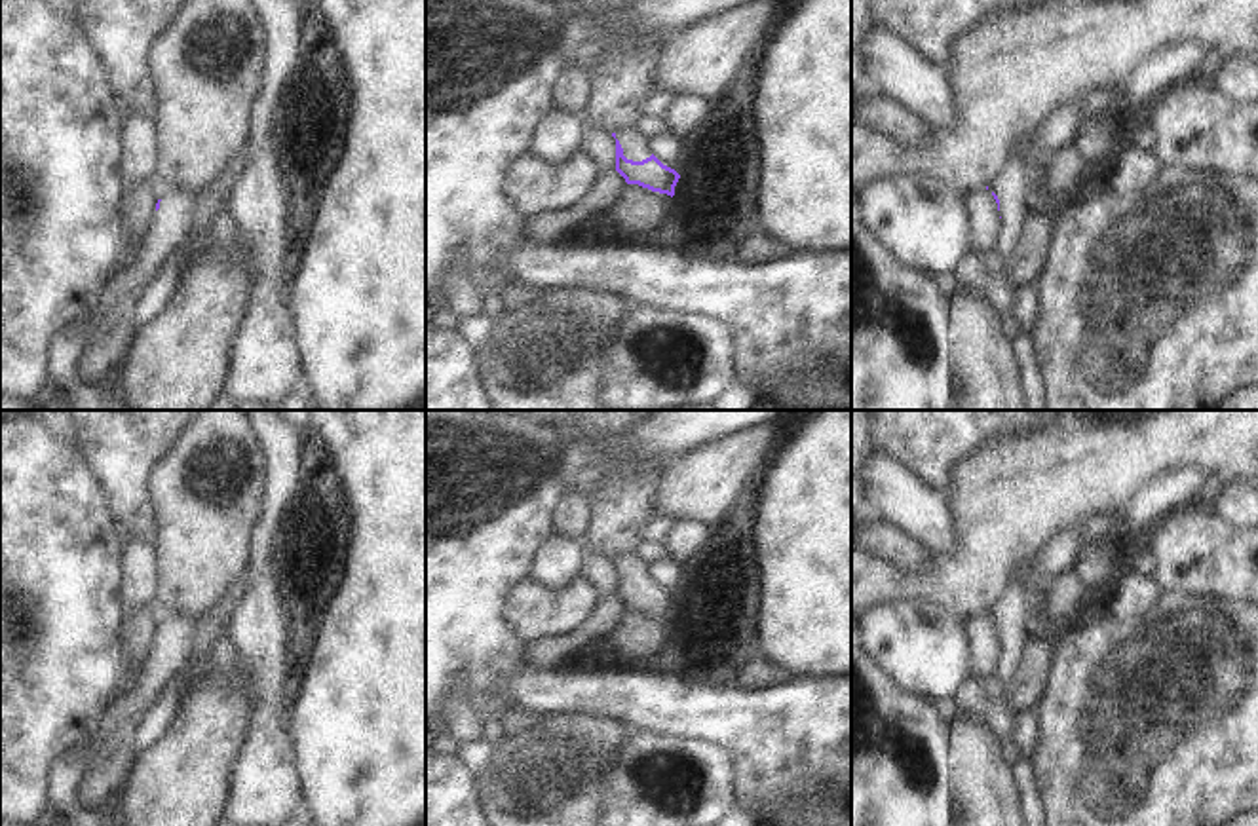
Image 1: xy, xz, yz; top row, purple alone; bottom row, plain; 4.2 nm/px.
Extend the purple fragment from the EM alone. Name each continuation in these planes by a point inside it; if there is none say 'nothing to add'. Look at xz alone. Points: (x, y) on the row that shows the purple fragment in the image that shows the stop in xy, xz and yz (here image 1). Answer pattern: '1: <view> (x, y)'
1: xz (637, 147)

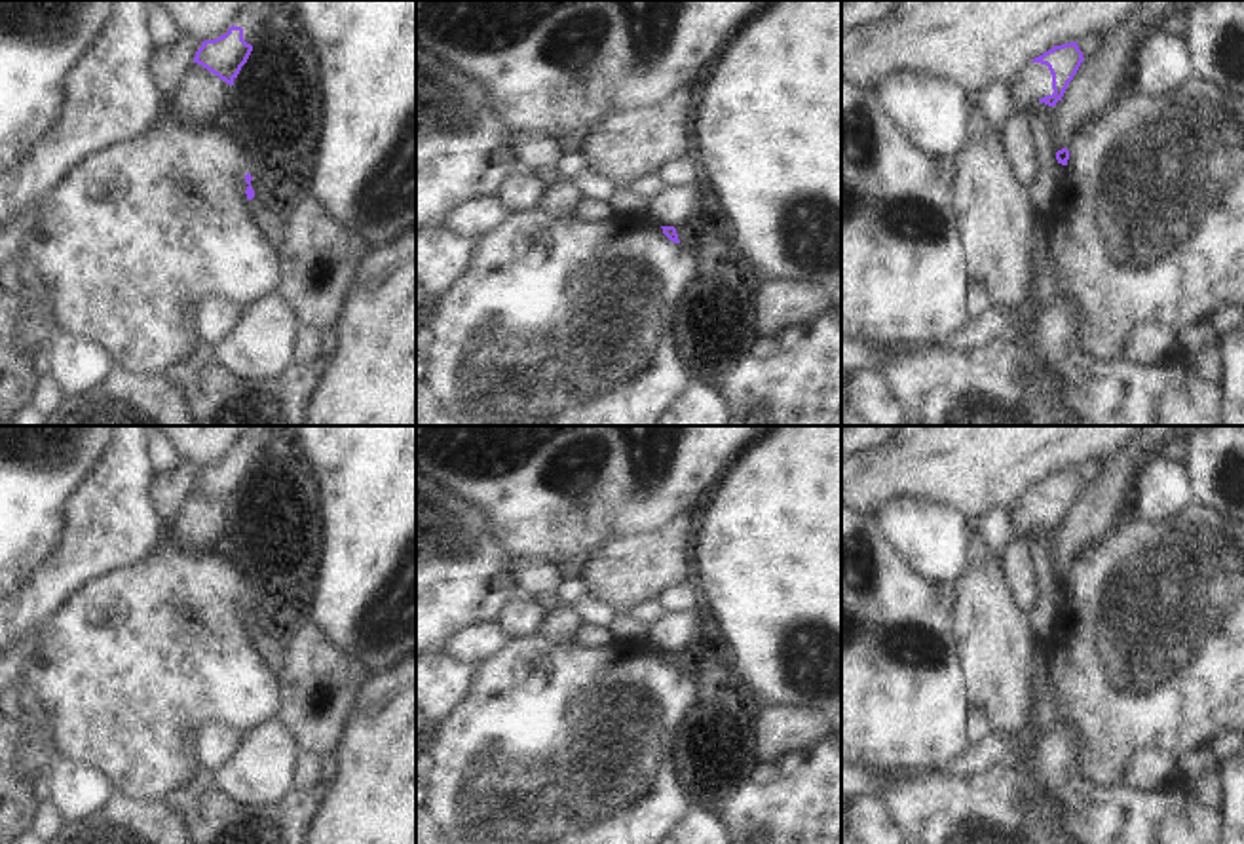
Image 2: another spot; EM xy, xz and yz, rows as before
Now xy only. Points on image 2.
1: xy (251, 19)

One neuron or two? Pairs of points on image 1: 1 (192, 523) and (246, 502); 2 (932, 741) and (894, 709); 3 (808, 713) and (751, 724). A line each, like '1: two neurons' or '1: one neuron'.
1: one neuron
2: one neuron
3: one neuron

